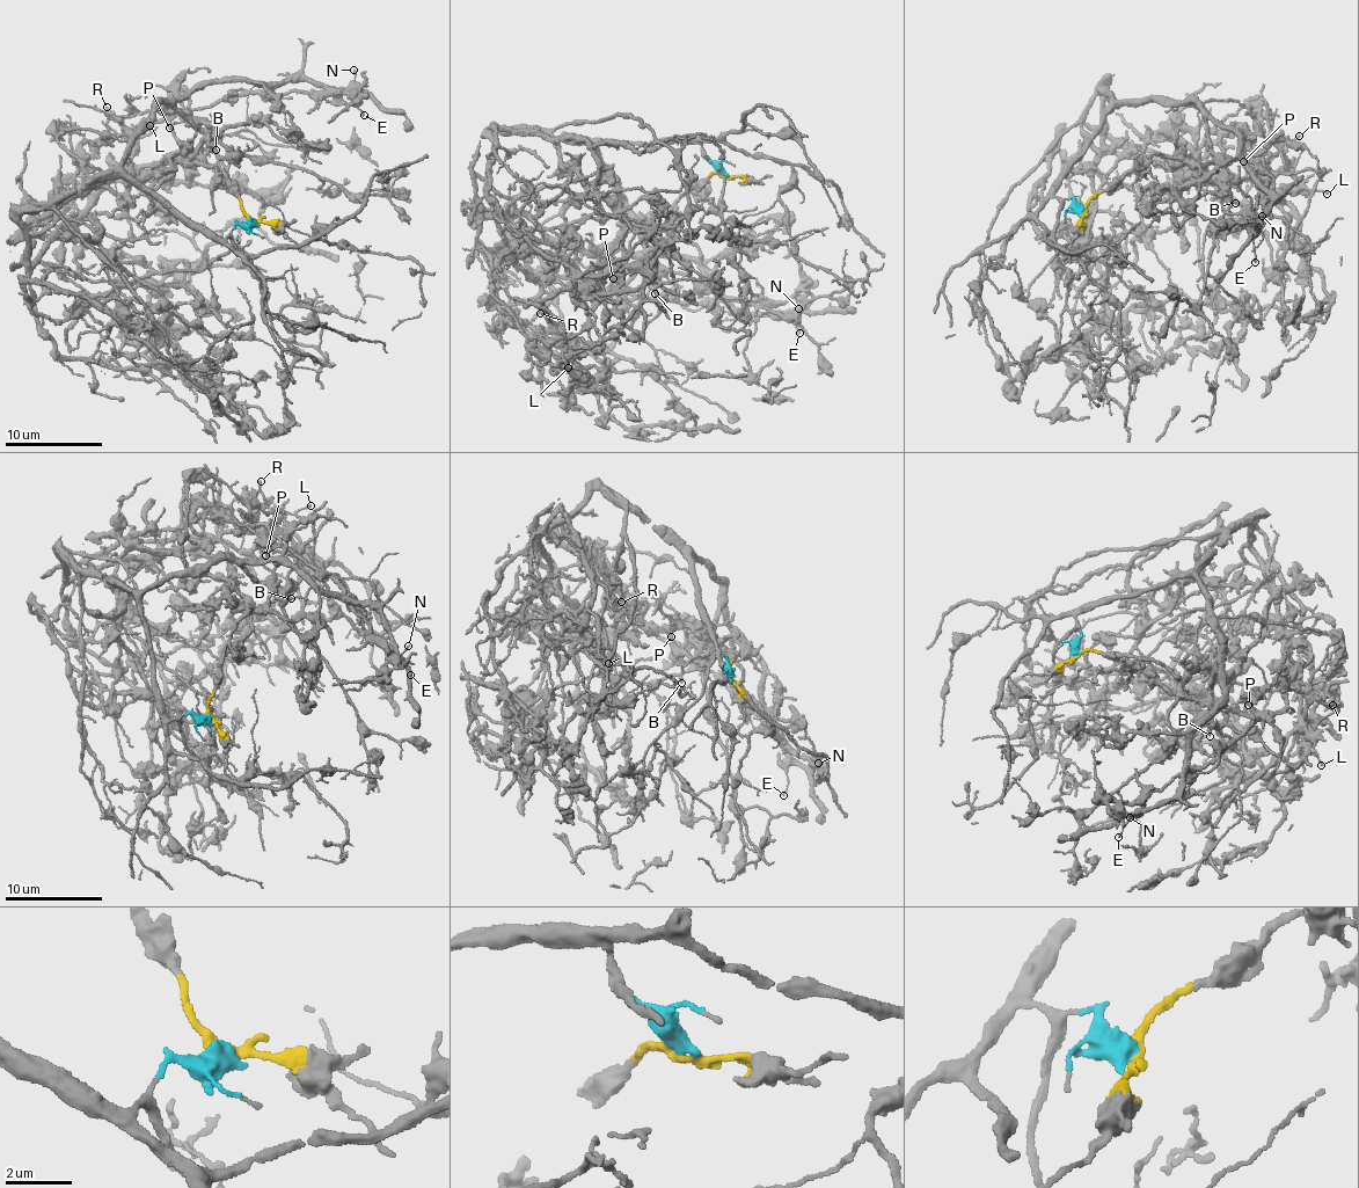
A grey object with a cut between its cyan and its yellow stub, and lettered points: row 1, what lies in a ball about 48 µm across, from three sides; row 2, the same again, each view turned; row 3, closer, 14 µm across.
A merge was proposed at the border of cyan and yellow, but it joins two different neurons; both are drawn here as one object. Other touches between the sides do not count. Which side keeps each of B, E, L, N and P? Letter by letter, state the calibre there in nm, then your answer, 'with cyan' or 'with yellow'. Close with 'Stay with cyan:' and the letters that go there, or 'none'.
B: 240 nm | with yellow
E: 140 nm | with cyan
L: 110 nm | with cyan
N: 100 nm | with cyan
P: 160 nm | with yellow
Stay with cyan: E, L, N

